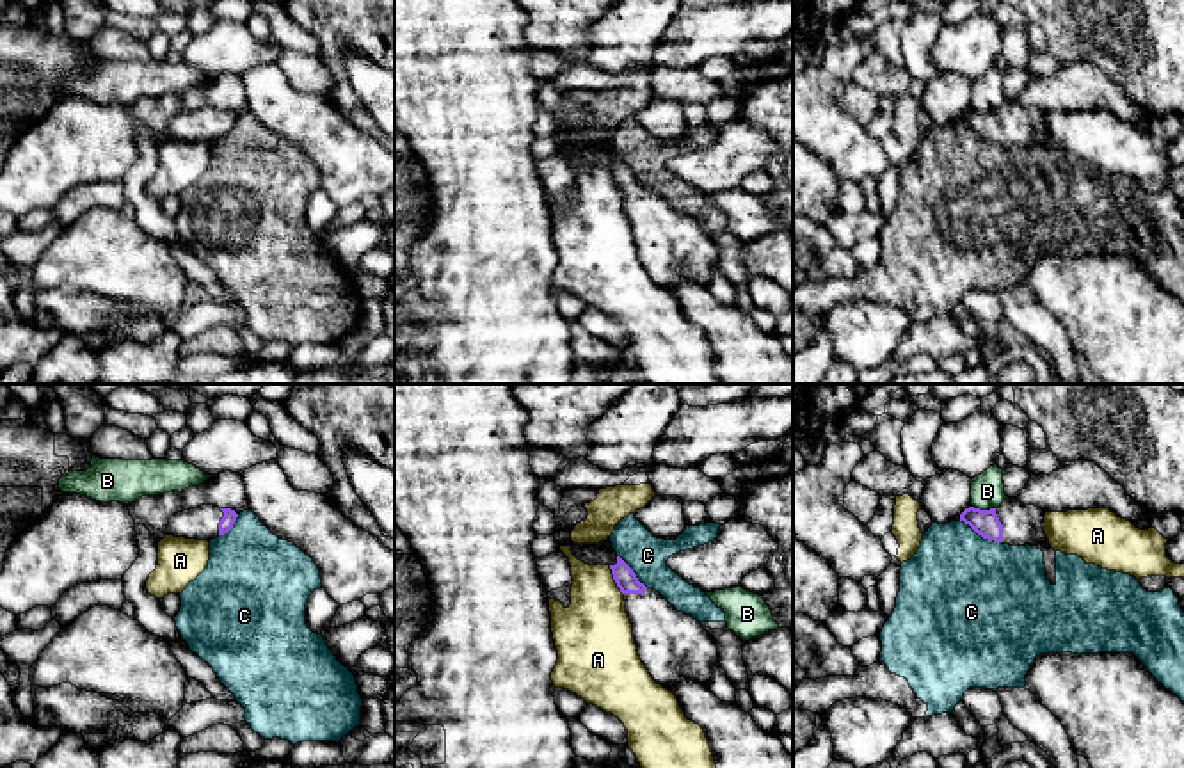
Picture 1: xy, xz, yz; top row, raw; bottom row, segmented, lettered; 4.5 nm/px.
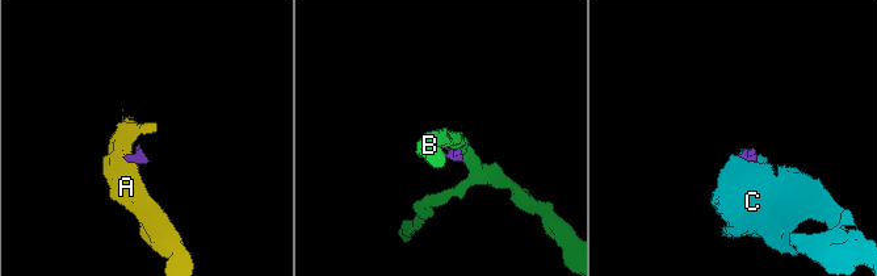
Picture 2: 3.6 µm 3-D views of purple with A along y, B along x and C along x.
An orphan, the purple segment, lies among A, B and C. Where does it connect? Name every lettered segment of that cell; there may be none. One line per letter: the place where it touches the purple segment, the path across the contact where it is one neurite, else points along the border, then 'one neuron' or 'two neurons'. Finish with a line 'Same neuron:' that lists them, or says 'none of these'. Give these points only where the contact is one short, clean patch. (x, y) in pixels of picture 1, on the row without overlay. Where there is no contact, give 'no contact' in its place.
A: contact xz (614, 180); border xz (608, 168), (623, 196); two neurons
B: contact yz (984, 112); border yz (971, 107), (994, 111); two neurons
C: contact yz (980, 136); border yz (959, 121), (984, 139), (1001, 144); two neurons
Same neuron: none of these

